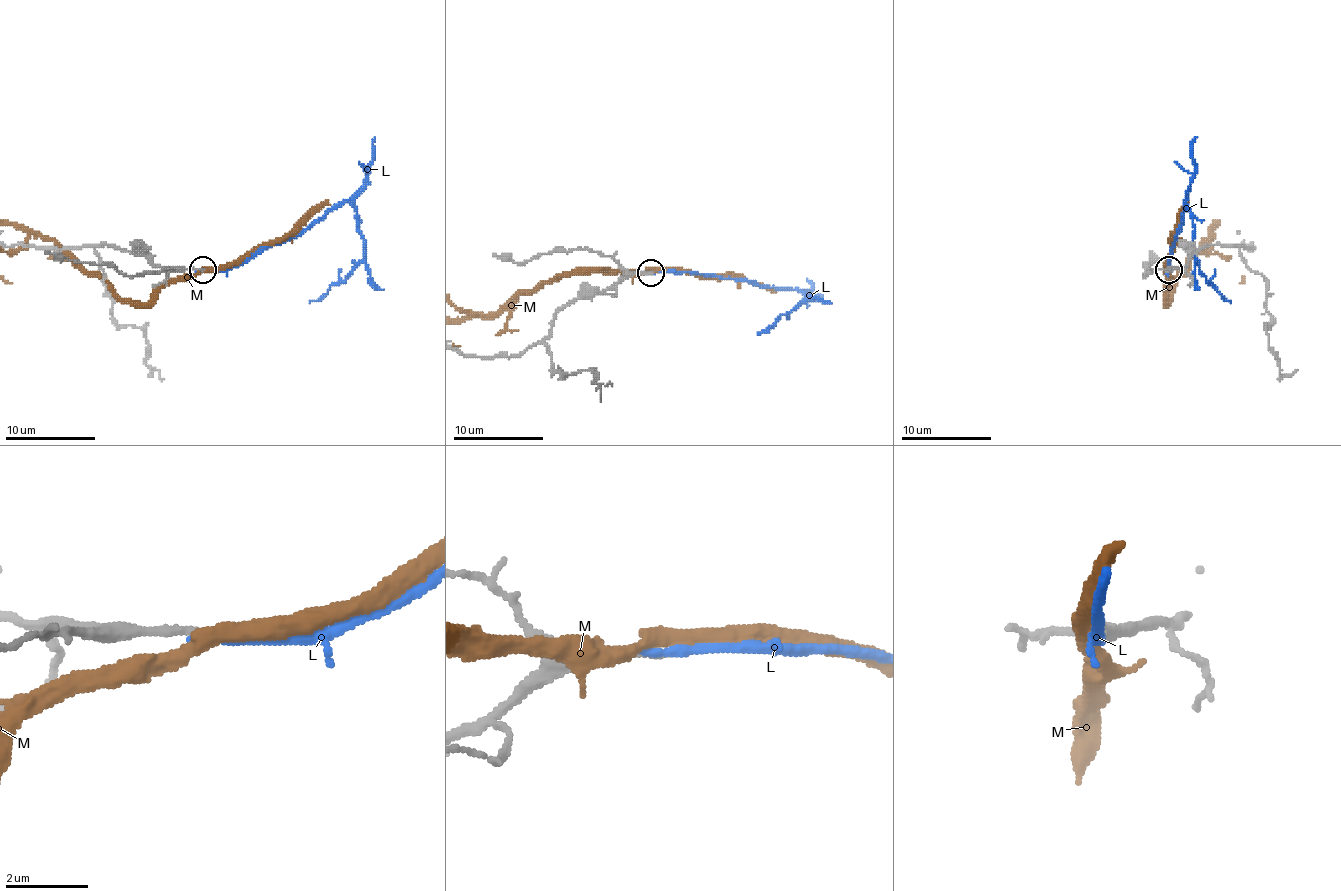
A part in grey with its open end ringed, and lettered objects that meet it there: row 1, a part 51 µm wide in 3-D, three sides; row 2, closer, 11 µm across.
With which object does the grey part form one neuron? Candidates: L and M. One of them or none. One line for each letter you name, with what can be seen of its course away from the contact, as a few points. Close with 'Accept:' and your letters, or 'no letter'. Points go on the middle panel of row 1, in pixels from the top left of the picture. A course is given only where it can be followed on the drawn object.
L: via (648, 272), (695, 272), (748, 281), (755, 285), (795, 289), (811, 298), (757, 334)
Accept: L

